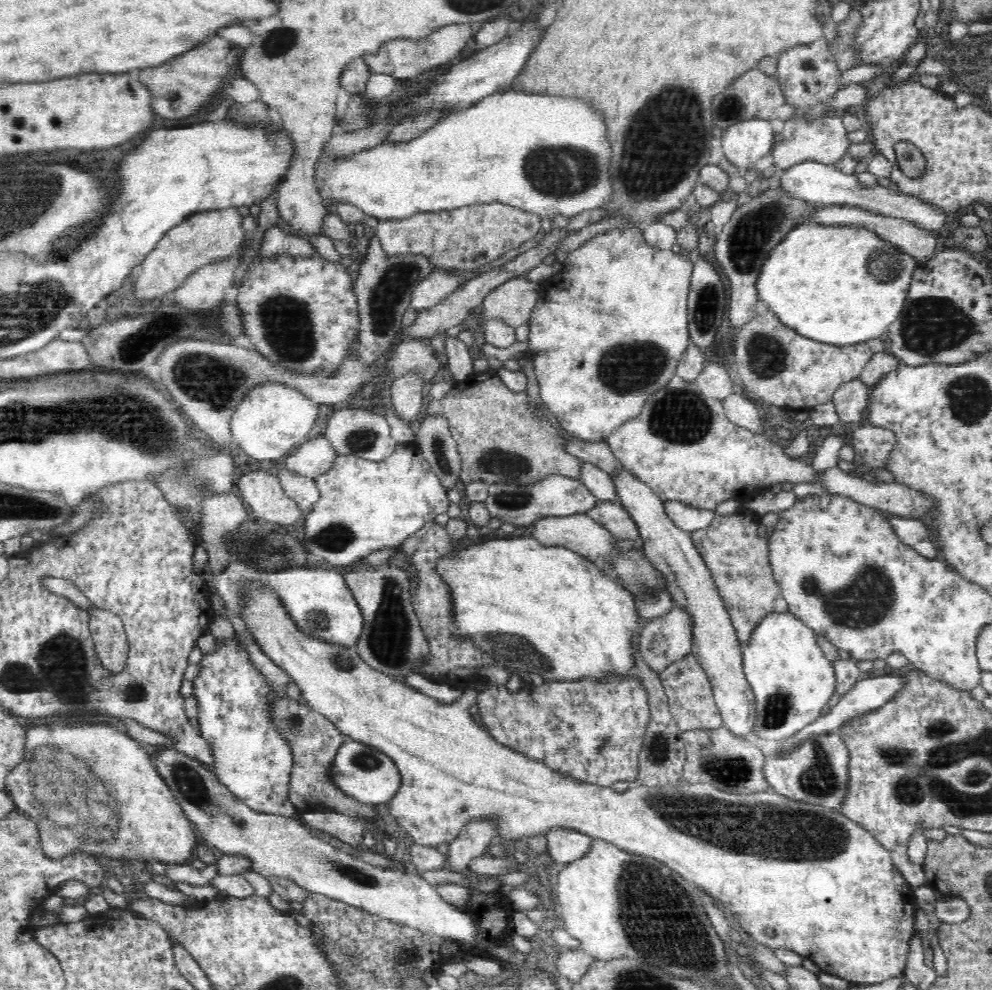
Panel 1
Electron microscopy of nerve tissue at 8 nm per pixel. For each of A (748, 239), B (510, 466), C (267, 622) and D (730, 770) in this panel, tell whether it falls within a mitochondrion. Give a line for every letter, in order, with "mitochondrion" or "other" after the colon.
A: mitochondrion
B: mitochondrion
C: other
D: mitochondrion

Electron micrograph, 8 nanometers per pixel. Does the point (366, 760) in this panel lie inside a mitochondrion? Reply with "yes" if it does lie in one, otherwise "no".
yes

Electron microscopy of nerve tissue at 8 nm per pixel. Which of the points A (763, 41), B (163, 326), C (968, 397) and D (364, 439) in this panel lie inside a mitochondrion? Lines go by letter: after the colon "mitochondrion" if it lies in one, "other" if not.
A: other
B: mitochondrion
C: mitochondrion
D: mitochondrion

